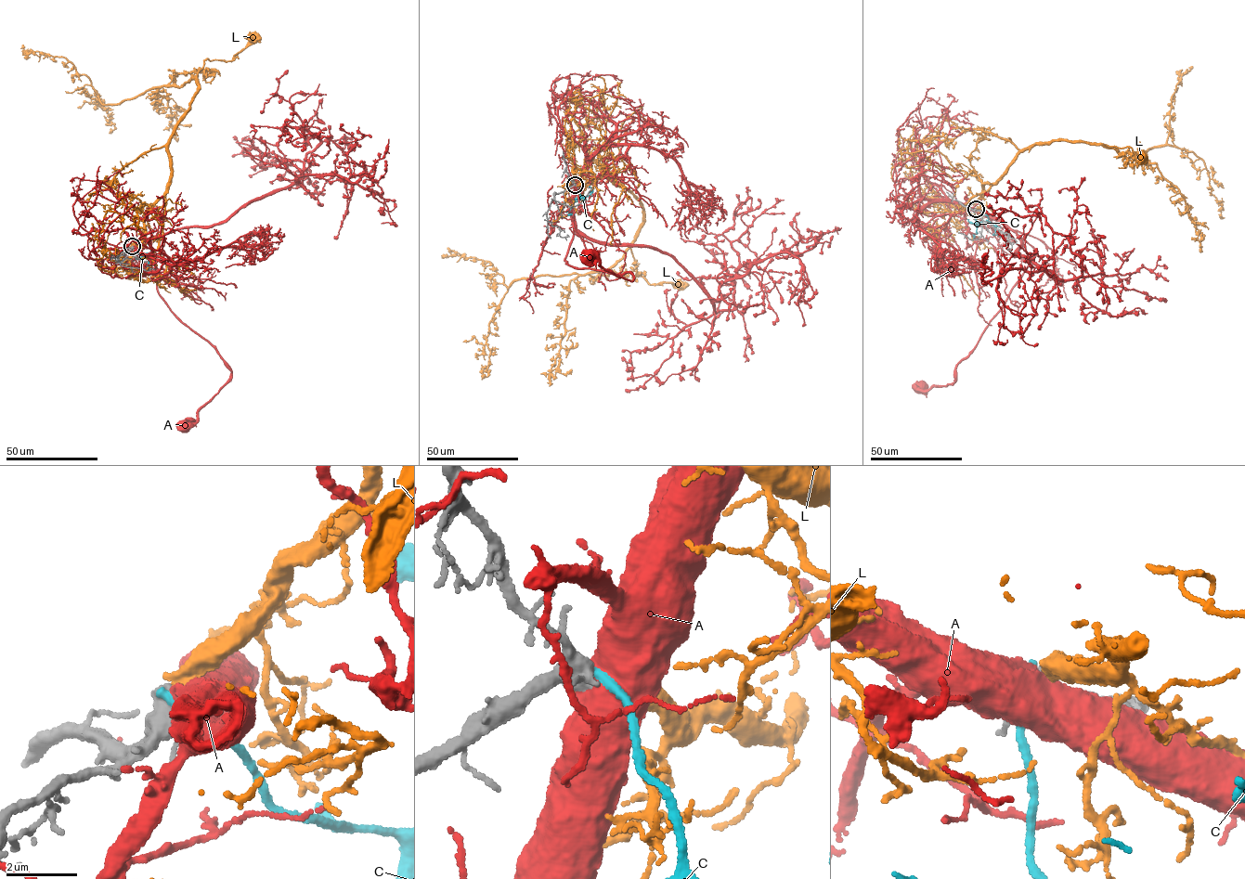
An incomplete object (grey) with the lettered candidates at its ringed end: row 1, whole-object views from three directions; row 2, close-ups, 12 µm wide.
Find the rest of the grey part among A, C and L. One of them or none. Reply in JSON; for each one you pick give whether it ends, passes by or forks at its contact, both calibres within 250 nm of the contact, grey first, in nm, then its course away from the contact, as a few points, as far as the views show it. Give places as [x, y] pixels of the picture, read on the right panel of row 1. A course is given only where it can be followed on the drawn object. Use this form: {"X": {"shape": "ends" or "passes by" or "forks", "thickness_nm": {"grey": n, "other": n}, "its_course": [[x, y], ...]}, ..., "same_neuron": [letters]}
{"L": {"shape": "ends", "thickness_nm": {"grey": 550, "other": 340}, "its_course": [[976, 209], [984, 184], [994, 183], [1012, 160], [1033, 145], [1064, 140], [1130, 147], [1137, 166], [1143, 160]]}, "same_neuron": ["L"]}

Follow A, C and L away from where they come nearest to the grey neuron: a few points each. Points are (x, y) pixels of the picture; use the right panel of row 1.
A: (975, 210), (1009, 226), (1034, 249), (1035, 256), (976, 345), (958, 364), (954, 382), (921, 389)
C: (974, 209), (976, 220), (989, 221), (995, 228), (992, 235), (1001, 237)
L: (976, 209), (984, 184), (994, 183), (1012, 160), (1033, 145), (1064, 140), (1130, 147), (1137, 166), (1143, 160)

